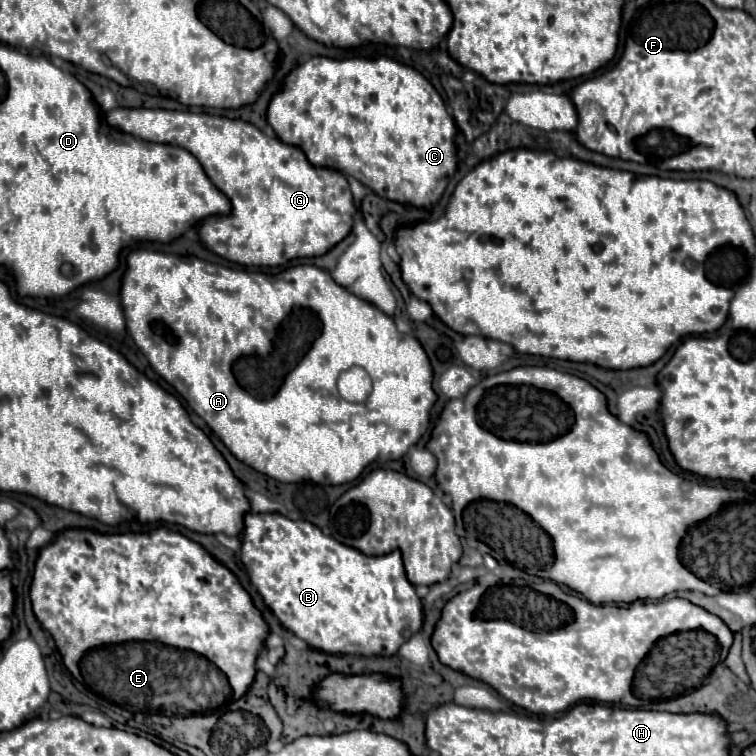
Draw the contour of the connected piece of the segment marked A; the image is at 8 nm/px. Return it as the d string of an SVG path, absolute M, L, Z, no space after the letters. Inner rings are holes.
M135 249L127 255L127 269L121 279L121 307L125 313L125 323L127 323L129 335L133 337L133 341L141 349L141 353L147 357L151 367L169 385L173 385L177 389L177 393L187 401L187 405L219 435L219 439L225 443L225 447L239 461L243 461L245 465L253 467L255 471L265 473L277 481L283 481L283 483L313 481L319 485L323 485L325 479L327 479L327 485L341 485L341 483L355 481L369 463L373 463L377 459L389 461L389 459L403 457L407 453L407 449L411 445L415 445L419 441L419 437L429 427L429 411L431 411L437 395L431 387L431 381L433 381L431 363L429 363L421 343L411 335L399 333L389 315L381 313L371 303L359 299L357 295L353 295L347 289L343 289L341 285L337 285L331 279L331 275L319 267L295 265L295 267L289 267L287 271L277 273L277 275L269 275L269 273L261 273L261 271L229 269L229 267L201 261L197 257L169 255L169 253L151 251L151 249ZM353 365L363 367L373 381L373 391L371 391L369 399L365 403L357 403L357 405L341 399L341 395L337 393L339 373Z

